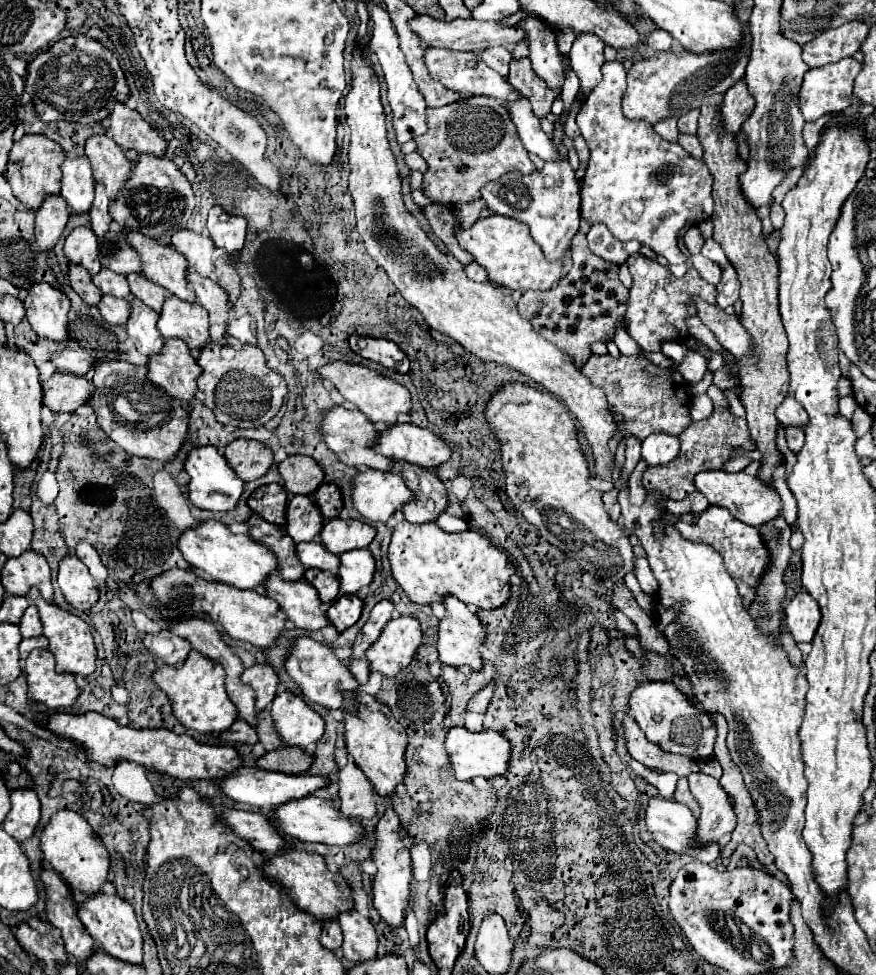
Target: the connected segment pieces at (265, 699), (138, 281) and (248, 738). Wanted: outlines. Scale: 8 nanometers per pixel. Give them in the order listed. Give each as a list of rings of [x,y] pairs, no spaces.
[[[256,663],[254,667],[248,667],[242,673],[242,681],[256,691],[256,709],[258,711],[262,711],[266,705],[270,705],[272,699],[276,697],[278,675],[272,669],[272,665],[268,665],[268,663],[262,663],[262,665]]]
[[[126,275],[132,295],[136,299],[140,299],[144,305],[152,307],[154,311],[160,313],[160,307],[164,303],[164,299],[170,297],[170,291],[164,291],[162,287],[156,287],[156,283],[148,281],[144,275]]]
[[[236,719],[232,723],[232,727],[226,729],[220,735],[220,741],[222,743],[248,743],[248,745],[254,745],[258,741],[258,735],[256,735],[256,729],[252,725],[248,725],[244,719]]]

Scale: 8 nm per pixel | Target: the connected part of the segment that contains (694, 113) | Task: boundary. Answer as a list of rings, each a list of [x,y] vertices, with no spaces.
[[[692,109],[688,111],[686,115],[682,115],[678,119],[678,131],[680,133],[696,133],[696,123],[698,123],[698,115],[700,115],[700,109]]]

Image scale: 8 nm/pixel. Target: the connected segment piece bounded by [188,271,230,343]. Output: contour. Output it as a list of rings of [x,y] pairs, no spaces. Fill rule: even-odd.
[[[196,271],[188,273],[188,283],[192,285],[194,293],[198,295],[198,303],[210,315],[212,341],[226,343],[224,337],[228,335],[226,327],[228,327],[228,313],[230,313],[228,295],[224,293],[224,289],[214,279],[206,279],[206,277],[198,275]]]

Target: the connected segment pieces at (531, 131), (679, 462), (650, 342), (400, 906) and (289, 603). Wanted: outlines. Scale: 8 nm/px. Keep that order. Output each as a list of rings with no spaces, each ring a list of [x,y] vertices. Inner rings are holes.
[[[528,99],[508,103],[508,111],[510,111],[510,117],[518,129],[520,141],[526,147],[526,151],[538,155],[544,161],[558,161],[558,153],[550,137],[542,131],[540,119],[534,115]]]
[[[712,385],[708,389],[708,395],[714,401],[714,413],[708,419],[692,421],[690,427],[678,435],[682,449],[676,459],[672,459],[670,463],[664,463],[660,467],[648,467],[648,471],[644,473],[644,479],[642,479],[642,483],[648,491],[660,491],[674,501],[682,501],[690,493],[696,493],[696,485],[692,483],[696,473],[708,471],[708,469],[722,469],[724,463],[732,459],[732,453],[736,449],[740,449],[740,451],[756,449],[752,443],[752,437],[748,435],[746,419],[730,413],[730,403],[728,403],[726,395],[716,385]]]
[[[632,253],[628,257],[628,269],[634,277],[634,285],[630,289],[630,305],[626,311],[630,337],[644,351],[660,351],[664,341],[684,341],[686,339],[686,317],[696,315],[696,307],[692,297],[700,297],[708,303],[716,303],[716,287],[700,277],[700,273],[690,267],[684,277],[674,277],[668,267],[656,263],[654,259],[644,257],[642,253]]]
[[[386,809],[384,817],[380,819],[376,827],[376,849],[372,853],[372,861],[378,867],[378,873],[374,877],[374,907],[380,913],[380,917],[394,929],[402,927],[406,917],[406,907],[410,903],[410,883],[412,883],[412,859],[410,859],[410,847],[414,845],[412,839],[402,837],[400,821],[392,809]]]
[[[272,575],[266,581],[266,591],[296,627],[318,631],[330,625],[326,607],[320,603],[318,591],[308,581],[284,581],[282,577]]]

